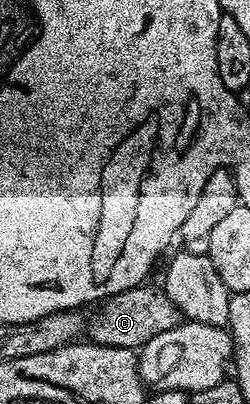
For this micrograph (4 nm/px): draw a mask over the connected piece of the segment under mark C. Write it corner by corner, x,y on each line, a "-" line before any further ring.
150,286
128,288
119,294
110,296
96,309
97,313
87,320
87,336
90,341
108,348
132,348
140,350
155,334
171,330
179,323
177,307
166,298
164,291
157,292

